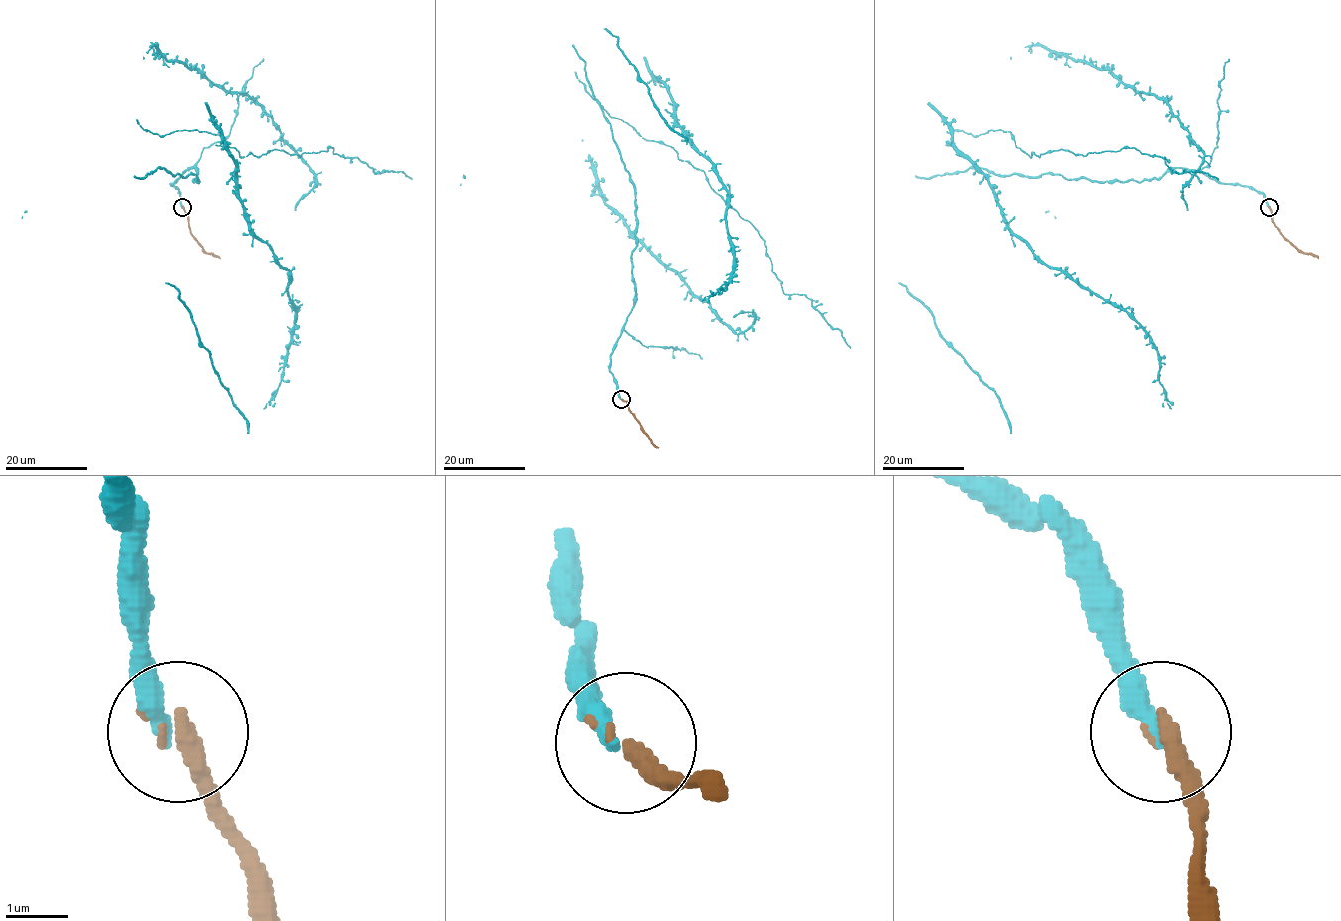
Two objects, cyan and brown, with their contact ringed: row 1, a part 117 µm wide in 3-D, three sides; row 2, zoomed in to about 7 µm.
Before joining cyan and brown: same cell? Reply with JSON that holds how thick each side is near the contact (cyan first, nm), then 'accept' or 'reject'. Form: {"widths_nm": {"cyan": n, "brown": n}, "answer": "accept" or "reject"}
{"widths_nm": {"cyan": 320, "brown": 220}, "answer": "accept"}

